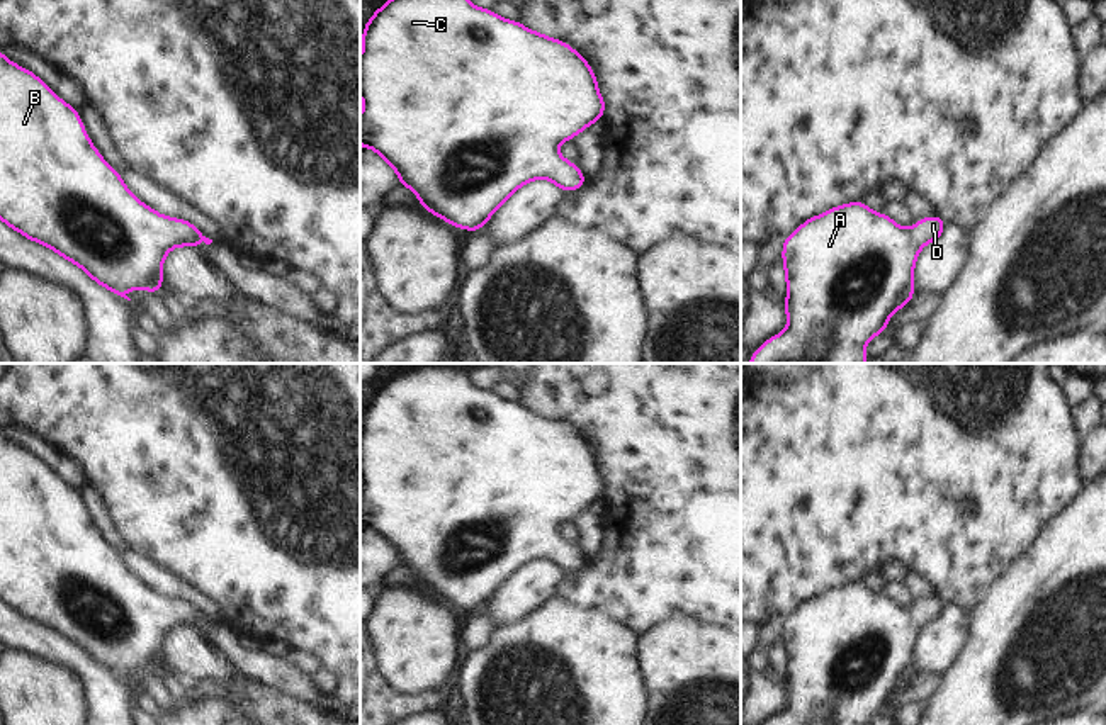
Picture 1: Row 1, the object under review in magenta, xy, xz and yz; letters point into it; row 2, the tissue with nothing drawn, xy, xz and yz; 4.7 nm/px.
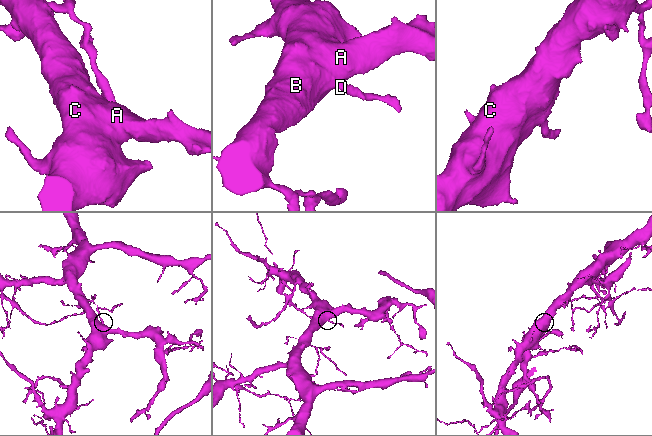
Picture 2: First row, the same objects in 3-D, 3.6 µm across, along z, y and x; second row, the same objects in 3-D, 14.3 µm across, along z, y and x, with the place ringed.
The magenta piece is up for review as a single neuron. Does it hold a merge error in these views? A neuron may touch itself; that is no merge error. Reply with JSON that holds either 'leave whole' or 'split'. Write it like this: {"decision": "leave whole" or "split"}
{"decision": "leave whole"}

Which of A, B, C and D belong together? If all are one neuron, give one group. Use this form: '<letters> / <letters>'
A B C D

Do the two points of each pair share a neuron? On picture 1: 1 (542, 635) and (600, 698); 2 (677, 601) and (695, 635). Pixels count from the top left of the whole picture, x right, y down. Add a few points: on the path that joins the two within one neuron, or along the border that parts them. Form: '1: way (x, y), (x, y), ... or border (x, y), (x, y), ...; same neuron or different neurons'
1: way (559, 647), (588, 681); same neuron
2: border (721, 625), (670, 615), (646, 629); different neurons

